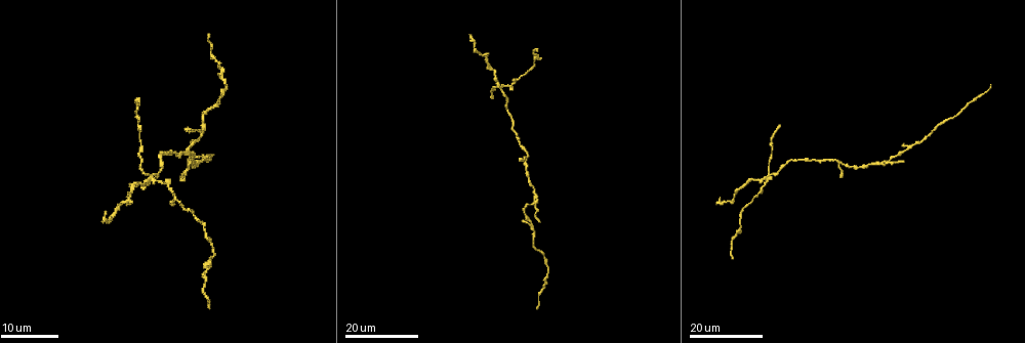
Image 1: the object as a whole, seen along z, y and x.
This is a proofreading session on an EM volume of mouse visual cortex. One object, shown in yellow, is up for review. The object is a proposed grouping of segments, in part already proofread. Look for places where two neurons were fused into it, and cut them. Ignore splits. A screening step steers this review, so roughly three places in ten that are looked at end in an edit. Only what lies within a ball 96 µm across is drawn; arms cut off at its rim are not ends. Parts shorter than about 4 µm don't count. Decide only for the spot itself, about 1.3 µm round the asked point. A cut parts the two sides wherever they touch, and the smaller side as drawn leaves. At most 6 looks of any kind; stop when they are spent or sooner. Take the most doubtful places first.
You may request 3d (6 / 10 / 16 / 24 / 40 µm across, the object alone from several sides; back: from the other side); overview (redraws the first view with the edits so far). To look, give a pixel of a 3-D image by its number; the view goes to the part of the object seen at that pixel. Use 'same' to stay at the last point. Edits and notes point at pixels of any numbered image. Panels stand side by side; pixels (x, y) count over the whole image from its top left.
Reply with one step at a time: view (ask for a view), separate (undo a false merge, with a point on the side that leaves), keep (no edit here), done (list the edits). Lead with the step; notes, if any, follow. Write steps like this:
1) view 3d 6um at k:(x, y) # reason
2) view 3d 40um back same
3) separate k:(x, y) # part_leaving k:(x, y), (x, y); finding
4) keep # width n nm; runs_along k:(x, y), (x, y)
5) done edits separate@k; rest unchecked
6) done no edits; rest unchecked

view 3d 24um at 1:(532, 205) # branch point

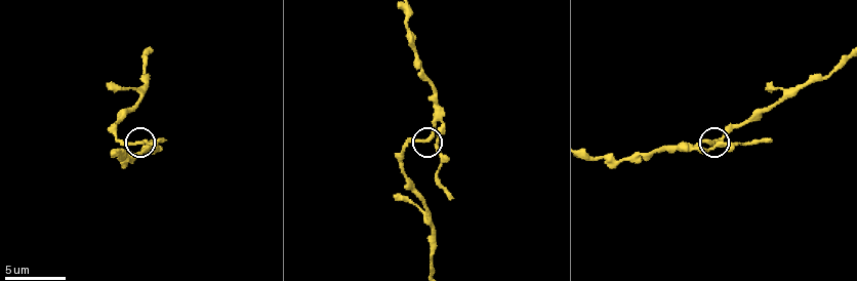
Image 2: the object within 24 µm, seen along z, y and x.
view 3d 6um at 2:(708, 143)

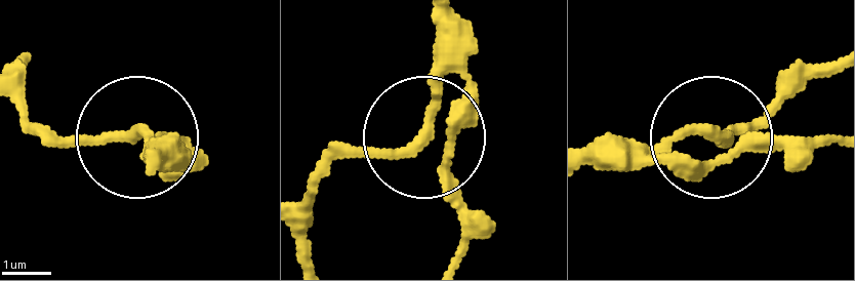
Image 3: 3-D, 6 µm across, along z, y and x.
keep # runs_along 3:(434, 18), (442, 80), (426, 136), (446, 190), (487, 235); one neuron here

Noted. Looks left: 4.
view 3d 24um at 1:(500, 86) # looks like a crossing

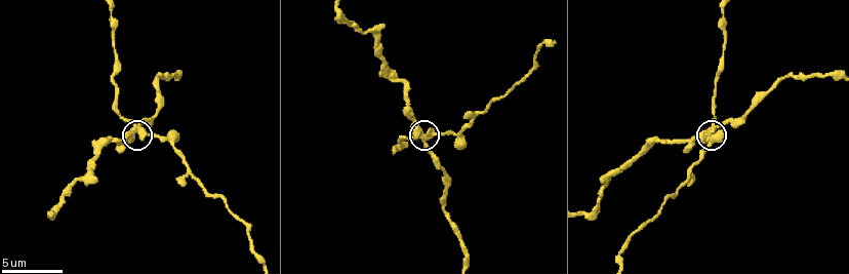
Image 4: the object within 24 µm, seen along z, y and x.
view 3d 10um at 4:(139, 133)

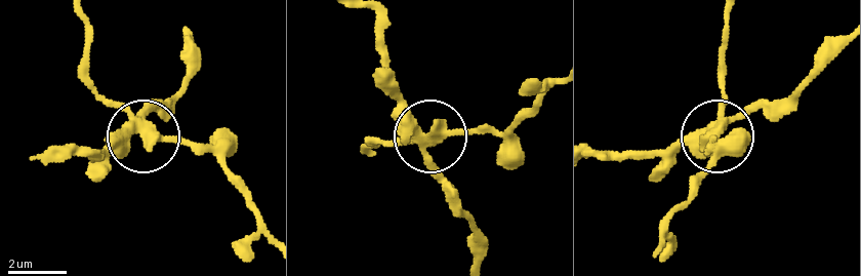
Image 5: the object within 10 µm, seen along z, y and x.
separate 5:(176, 144) # arms 4; part_leaving 5:(140, 123), (212, 153), (265, 234); two neurons meet here

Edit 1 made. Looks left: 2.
done edits separate@5; rest unchecked

